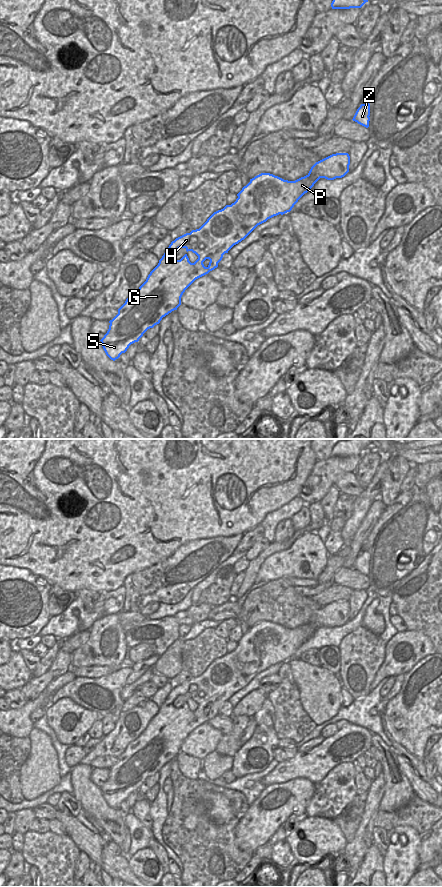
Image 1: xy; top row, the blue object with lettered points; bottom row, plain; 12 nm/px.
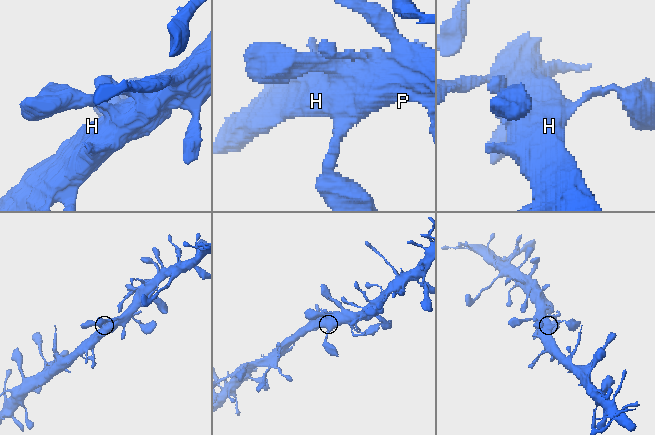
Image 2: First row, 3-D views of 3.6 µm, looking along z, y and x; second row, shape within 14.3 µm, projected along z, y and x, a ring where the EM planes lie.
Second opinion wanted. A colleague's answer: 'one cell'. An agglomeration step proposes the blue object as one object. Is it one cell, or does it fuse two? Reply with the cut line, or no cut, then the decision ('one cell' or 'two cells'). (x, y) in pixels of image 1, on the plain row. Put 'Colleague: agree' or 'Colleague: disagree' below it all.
cut none; one cell
Colleague: agree

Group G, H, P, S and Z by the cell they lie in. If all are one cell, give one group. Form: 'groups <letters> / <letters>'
groups G H P S Z

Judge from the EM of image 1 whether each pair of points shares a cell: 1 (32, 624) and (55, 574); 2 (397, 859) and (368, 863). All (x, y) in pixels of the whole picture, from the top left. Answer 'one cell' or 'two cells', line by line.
1: two cells
2: two cells

